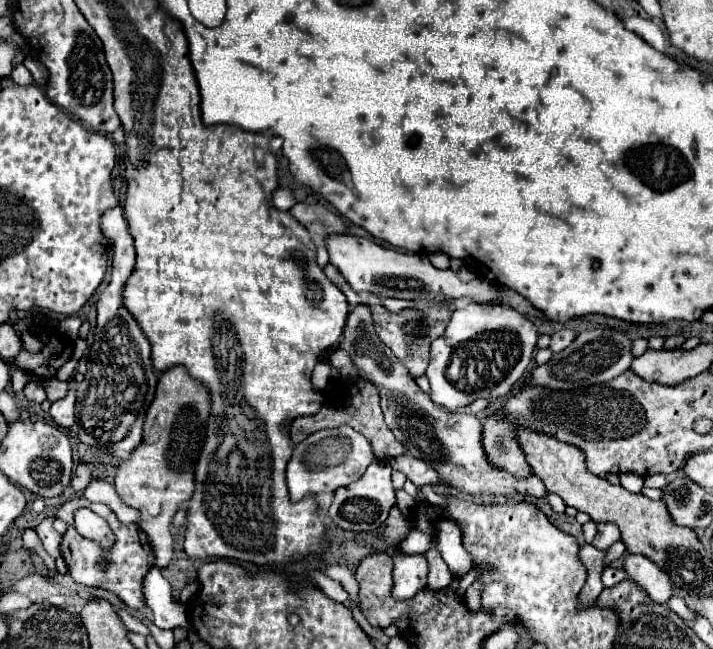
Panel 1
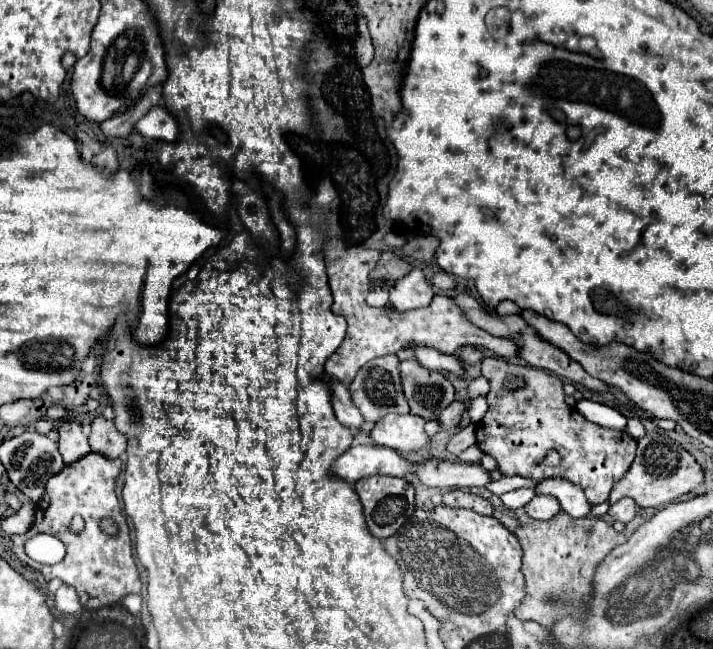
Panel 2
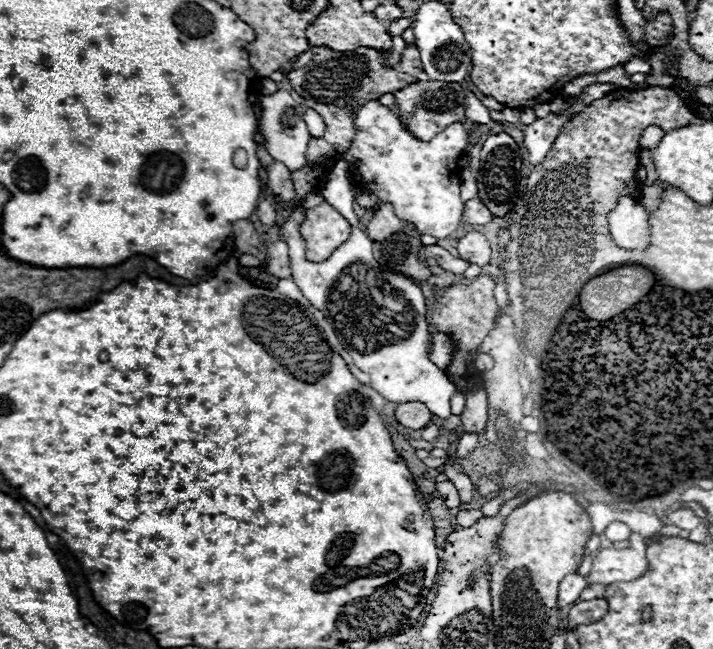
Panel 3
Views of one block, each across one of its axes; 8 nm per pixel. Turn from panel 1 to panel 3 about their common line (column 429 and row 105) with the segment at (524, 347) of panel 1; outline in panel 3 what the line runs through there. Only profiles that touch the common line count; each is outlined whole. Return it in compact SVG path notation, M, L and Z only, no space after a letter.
M368 102L364 108L356 112L356 136L352 140L352 146L348 152L344 152L344 158L350 162L350 168L366 182L372 186L366 186L368 192L376 194L382 202L390 202L404 222L414 224L414 228L420 234L430 234L436 240L448 238L460 224L462 212L464 212L464 202L460 200L460 178L458 178L458 168L460 160L464 156L464 148L470 142L470 130L468 124L464 122L454 122L446 127L438 136L428 142L416 140L414 136L408 134L408 130L402 128L396 108L384 108L376 102Z

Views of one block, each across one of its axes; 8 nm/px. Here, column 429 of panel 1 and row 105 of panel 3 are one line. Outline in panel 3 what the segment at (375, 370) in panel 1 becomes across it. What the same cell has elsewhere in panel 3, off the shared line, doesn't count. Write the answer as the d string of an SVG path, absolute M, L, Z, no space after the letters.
M416 82L410 84L398 92L394 92L398 116L402 118L402 124L414 134L416 138L430 140L434 138L442 128L446 128L452 122L464 122L464 90L460 84L448 84L448 82Z

